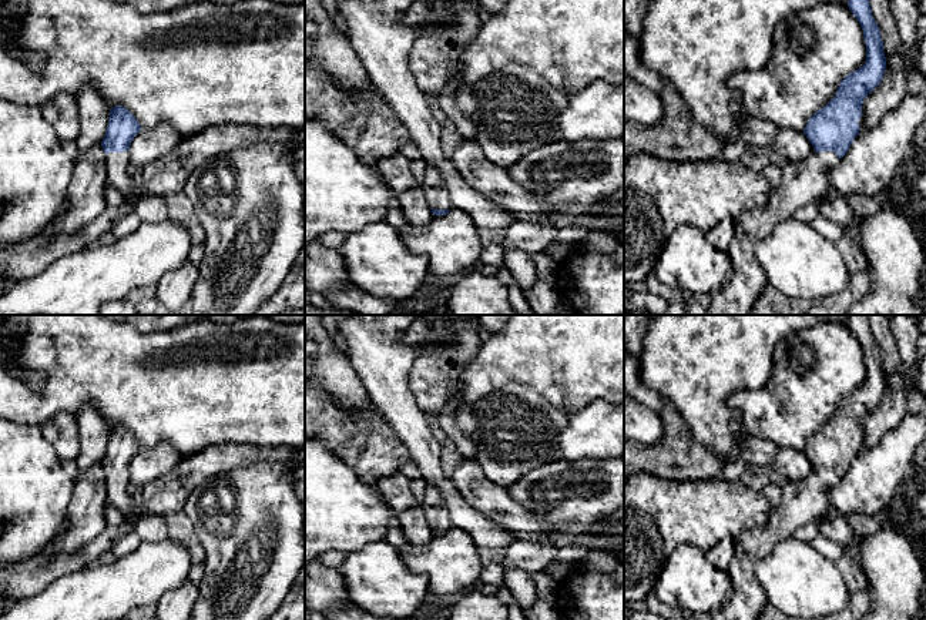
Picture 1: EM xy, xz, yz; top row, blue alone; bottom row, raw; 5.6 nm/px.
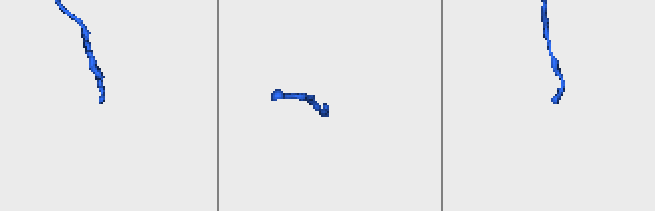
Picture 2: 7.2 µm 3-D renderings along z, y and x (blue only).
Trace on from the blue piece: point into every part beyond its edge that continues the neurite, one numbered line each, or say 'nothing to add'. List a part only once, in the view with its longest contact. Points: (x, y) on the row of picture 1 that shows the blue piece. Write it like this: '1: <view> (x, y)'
1: yz (804, 181)

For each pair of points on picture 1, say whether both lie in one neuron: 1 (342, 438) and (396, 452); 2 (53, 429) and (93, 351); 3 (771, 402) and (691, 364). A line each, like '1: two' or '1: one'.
1: one
2: two
3: two

